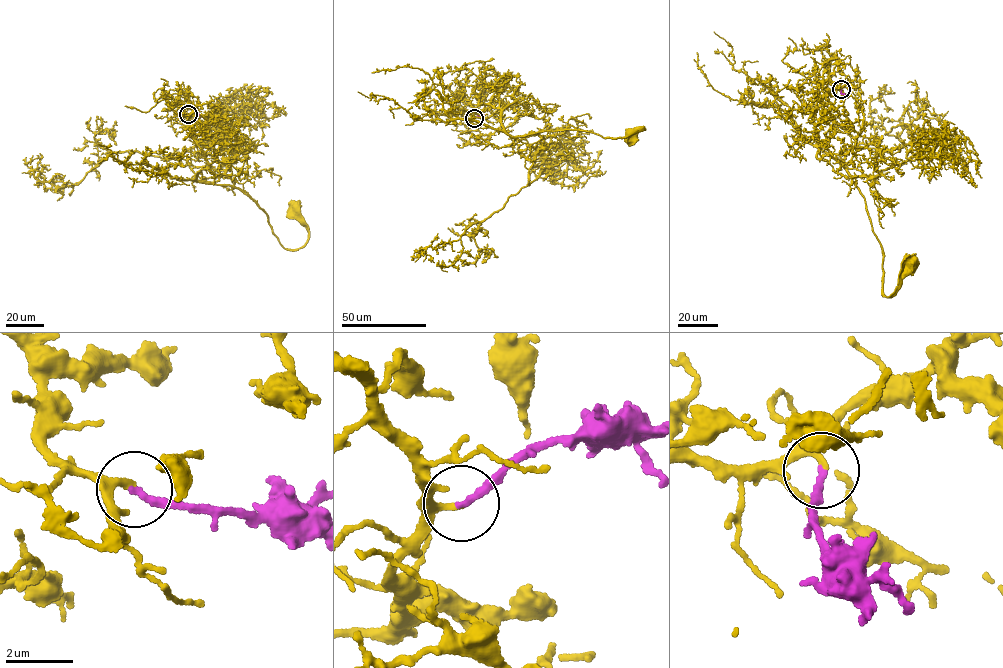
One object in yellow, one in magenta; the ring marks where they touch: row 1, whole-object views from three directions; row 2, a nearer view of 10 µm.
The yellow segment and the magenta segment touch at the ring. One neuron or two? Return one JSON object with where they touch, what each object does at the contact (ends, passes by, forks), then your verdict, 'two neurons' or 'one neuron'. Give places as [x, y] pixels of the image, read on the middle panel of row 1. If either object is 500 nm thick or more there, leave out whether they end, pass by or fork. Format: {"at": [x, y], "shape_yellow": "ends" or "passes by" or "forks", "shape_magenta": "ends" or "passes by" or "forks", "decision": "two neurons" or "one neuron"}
{"at": [474, 118], "shape_yellow": "passes by", "shape_magenta": "ends", "decision": "one neuron"}

